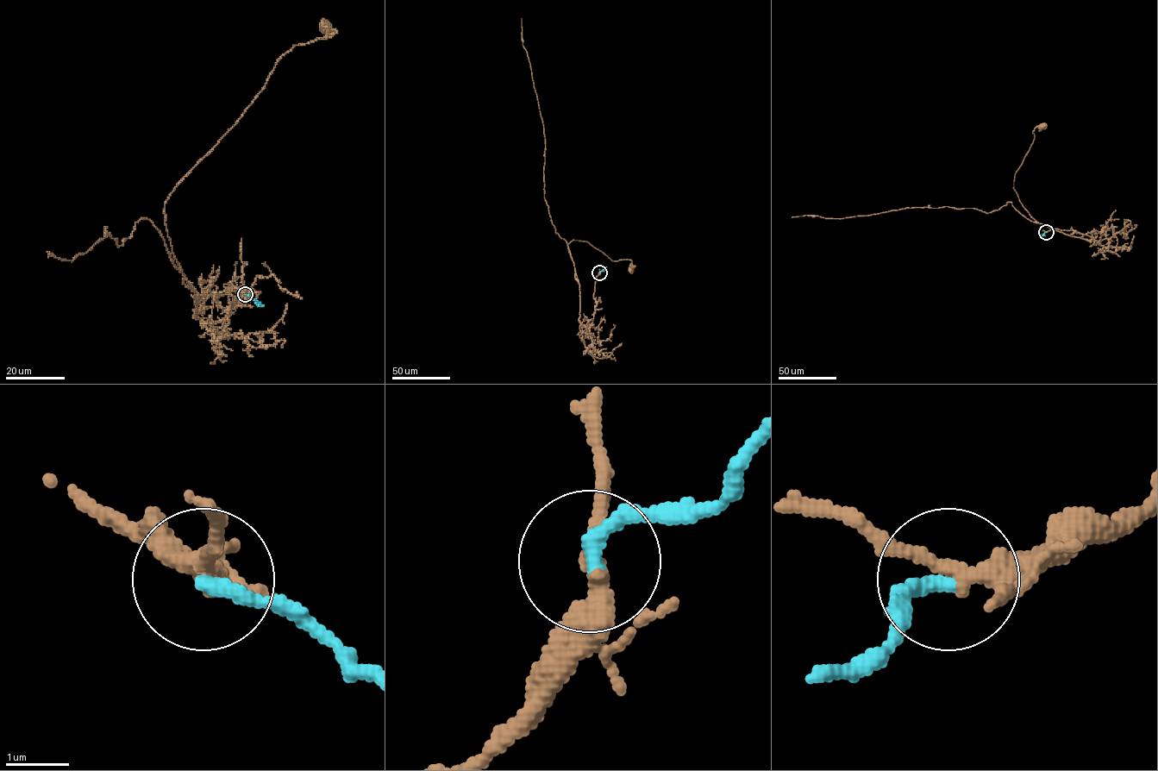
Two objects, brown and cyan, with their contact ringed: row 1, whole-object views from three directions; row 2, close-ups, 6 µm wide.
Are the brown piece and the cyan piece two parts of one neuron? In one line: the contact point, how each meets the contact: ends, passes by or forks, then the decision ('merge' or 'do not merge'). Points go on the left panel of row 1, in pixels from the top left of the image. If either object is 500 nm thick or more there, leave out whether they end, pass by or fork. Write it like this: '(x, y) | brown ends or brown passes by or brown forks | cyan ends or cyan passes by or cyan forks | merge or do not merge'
(245, 294) | brown passes by | cyan ends | merge

